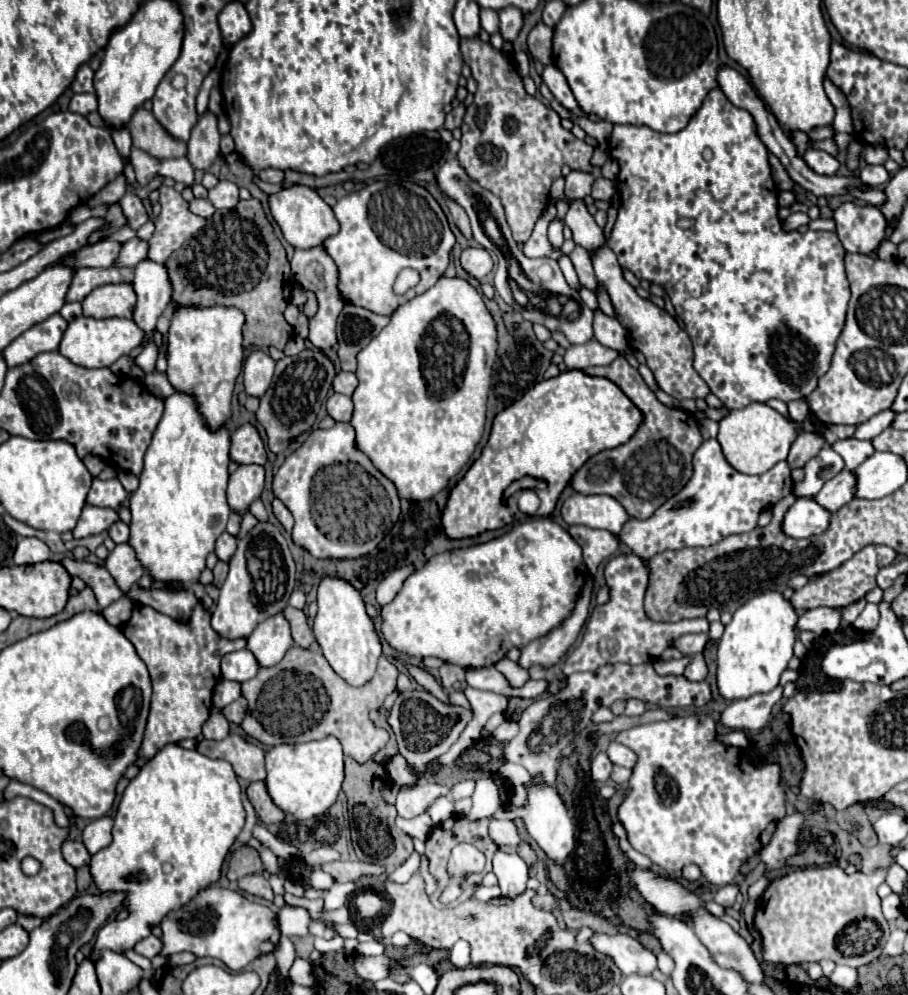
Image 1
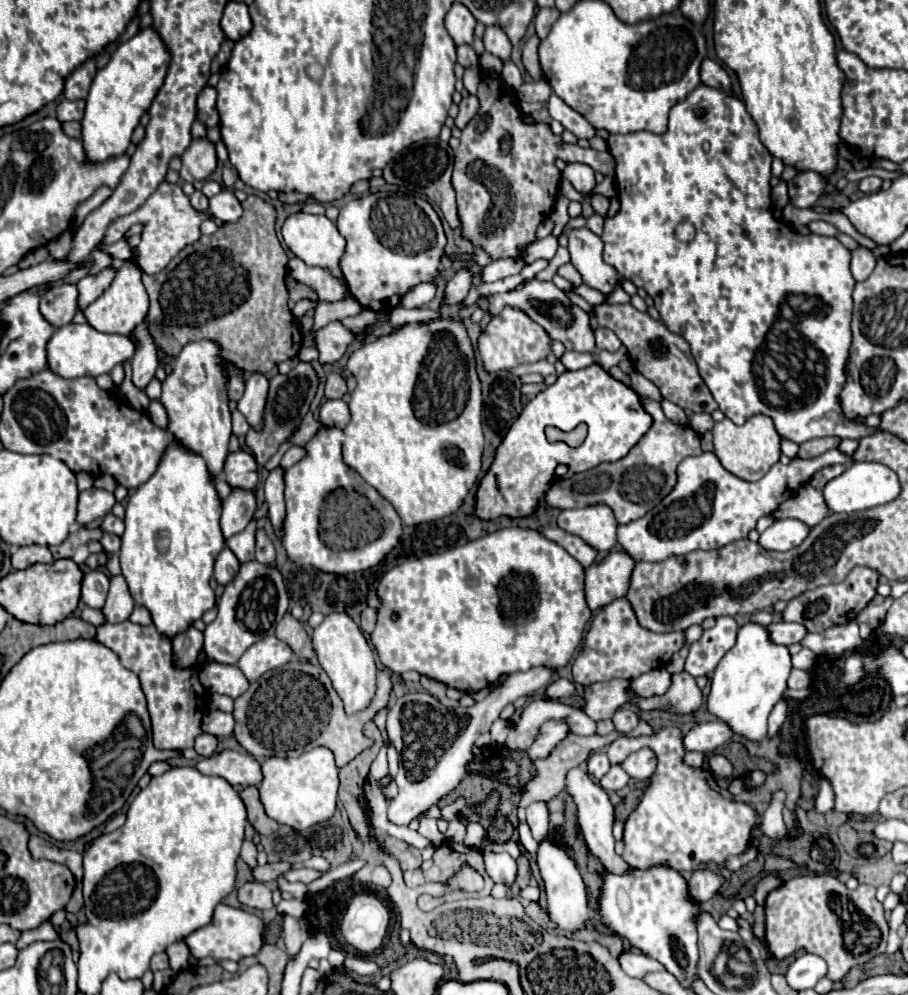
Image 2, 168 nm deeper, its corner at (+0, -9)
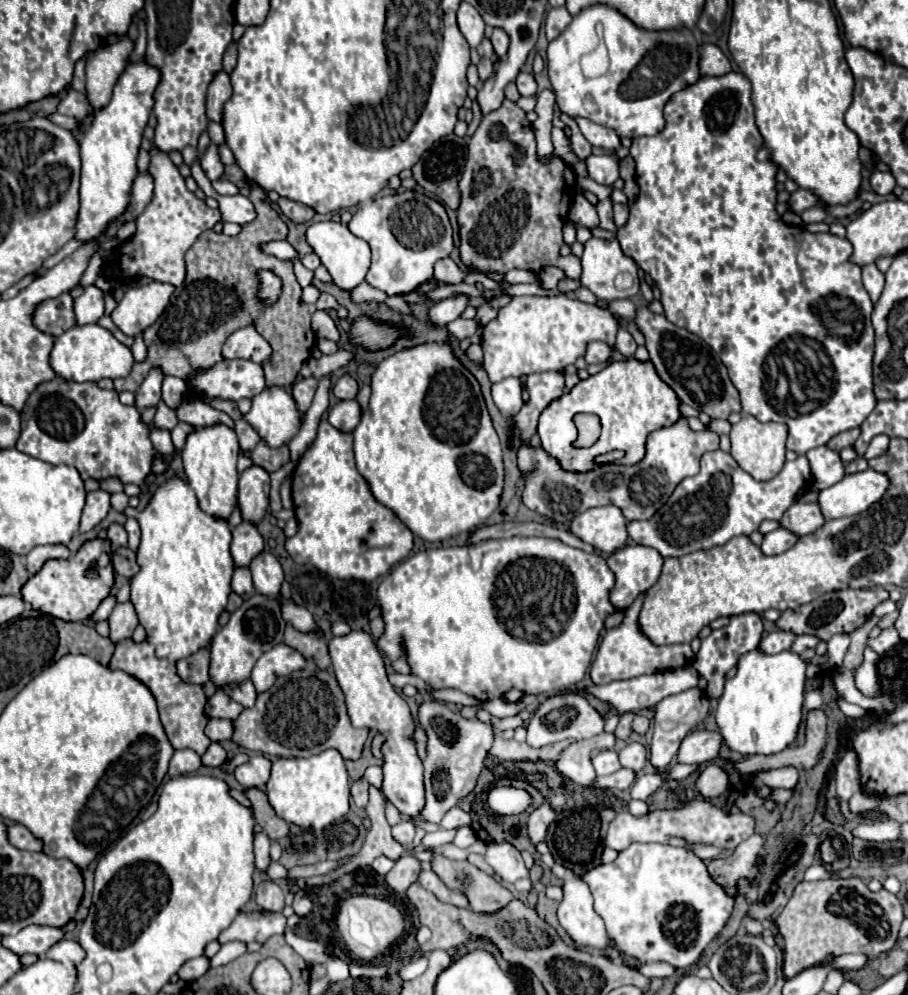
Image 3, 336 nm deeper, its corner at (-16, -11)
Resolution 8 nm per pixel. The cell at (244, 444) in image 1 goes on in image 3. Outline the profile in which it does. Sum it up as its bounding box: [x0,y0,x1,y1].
[238,467,270,525]

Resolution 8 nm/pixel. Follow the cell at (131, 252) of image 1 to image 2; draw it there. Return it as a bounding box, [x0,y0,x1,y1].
[78,265,118,309]

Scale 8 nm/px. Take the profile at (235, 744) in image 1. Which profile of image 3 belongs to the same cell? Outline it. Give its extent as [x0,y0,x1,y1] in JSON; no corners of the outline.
[234,755,270,789]

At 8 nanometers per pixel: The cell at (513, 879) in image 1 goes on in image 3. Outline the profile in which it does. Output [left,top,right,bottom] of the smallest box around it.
[484,843,528,883]

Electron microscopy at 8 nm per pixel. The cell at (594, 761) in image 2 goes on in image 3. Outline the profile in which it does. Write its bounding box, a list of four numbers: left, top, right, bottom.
[592,749,622,775]

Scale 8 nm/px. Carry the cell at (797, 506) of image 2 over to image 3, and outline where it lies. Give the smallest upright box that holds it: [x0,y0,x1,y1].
[780,501,824,537]

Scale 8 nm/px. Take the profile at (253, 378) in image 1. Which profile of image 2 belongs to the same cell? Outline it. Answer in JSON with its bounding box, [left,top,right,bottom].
[238,373,268,429]

